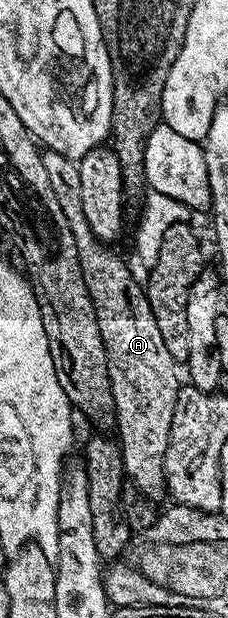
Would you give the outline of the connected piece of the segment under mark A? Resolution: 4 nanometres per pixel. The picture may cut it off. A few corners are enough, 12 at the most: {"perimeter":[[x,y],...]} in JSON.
{"perimeter":[[41,155],[107,352],[126,479],[165,498],[179,363],[142,283],[83,216],[79,168]]}

